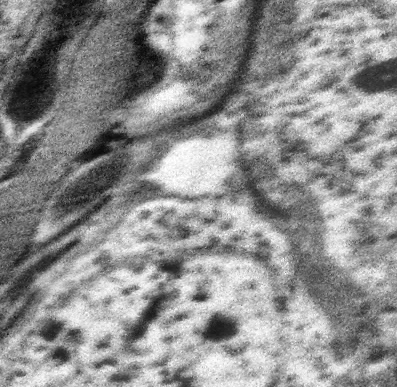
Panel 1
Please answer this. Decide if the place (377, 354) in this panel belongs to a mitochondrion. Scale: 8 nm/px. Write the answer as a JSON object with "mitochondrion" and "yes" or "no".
{"mitochondrion":"no"}

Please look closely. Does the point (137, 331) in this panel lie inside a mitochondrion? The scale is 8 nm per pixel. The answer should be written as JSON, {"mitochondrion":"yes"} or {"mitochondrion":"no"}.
{"mitochondrion":"no"}

